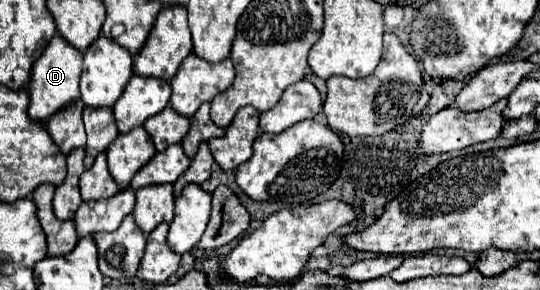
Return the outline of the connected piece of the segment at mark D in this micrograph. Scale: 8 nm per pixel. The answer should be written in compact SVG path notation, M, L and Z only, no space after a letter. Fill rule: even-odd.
M56 33L32 67L32 75L28 81L28 93L30 93L28 115L34 121L48 121L50 115L70 105L72 101L80 99L80 89L78 89L80 73L82 73L82 53L74 45L70 45L62 35Z

